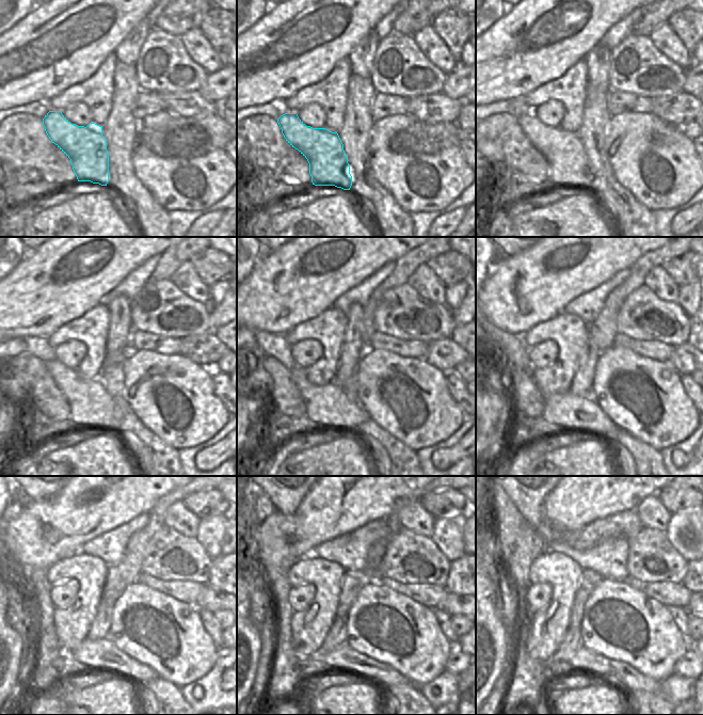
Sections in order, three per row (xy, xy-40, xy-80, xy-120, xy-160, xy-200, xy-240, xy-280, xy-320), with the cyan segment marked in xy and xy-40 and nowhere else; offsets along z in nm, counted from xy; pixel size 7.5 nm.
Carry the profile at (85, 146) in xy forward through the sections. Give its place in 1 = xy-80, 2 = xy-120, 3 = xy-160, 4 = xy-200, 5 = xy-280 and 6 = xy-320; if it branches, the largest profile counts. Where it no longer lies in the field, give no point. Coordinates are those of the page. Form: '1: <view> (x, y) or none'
1: xy-80 (568, 163)
2: xy-120 (91, 406)
3: xy-160 (329, 406)
4: xy-200 (573, 412)
5: xy-280 (344, 657)
6: xy-320 (620, 673)

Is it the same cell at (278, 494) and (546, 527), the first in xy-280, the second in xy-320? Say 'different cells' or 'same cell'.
same cell

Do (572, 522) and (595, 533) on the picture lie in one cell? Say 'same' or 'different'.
different

